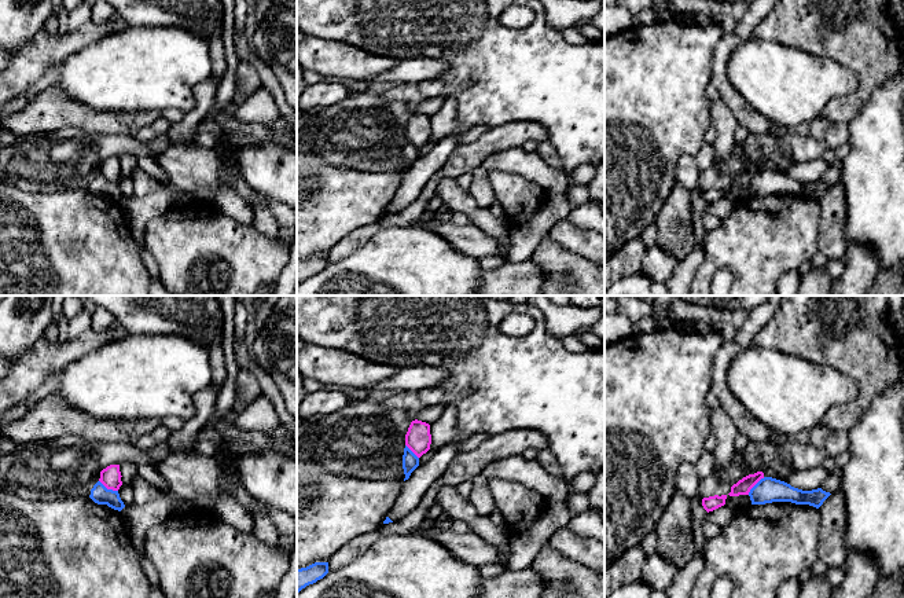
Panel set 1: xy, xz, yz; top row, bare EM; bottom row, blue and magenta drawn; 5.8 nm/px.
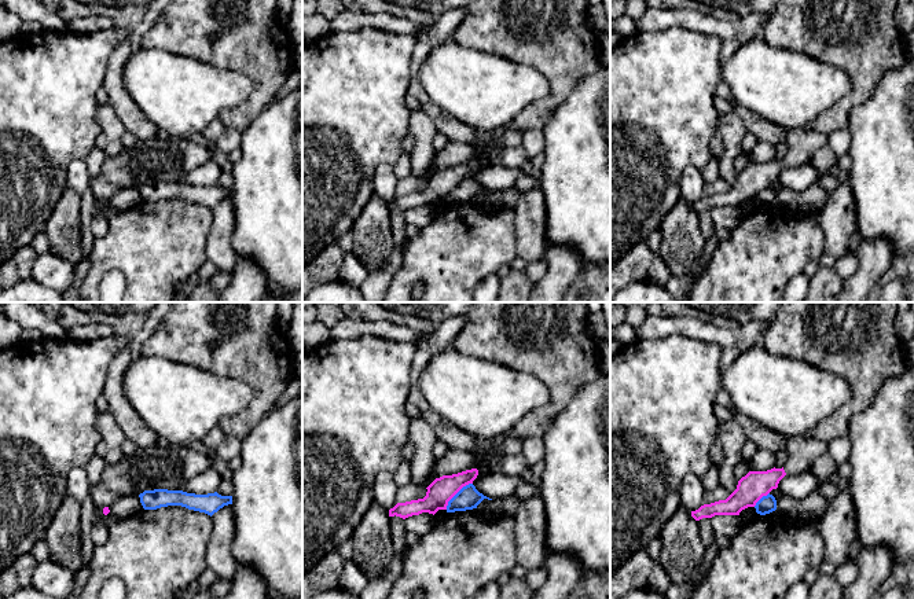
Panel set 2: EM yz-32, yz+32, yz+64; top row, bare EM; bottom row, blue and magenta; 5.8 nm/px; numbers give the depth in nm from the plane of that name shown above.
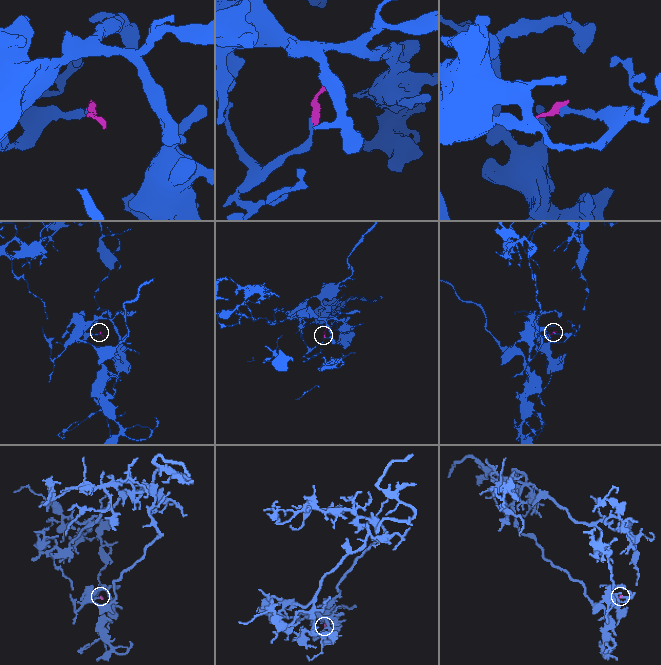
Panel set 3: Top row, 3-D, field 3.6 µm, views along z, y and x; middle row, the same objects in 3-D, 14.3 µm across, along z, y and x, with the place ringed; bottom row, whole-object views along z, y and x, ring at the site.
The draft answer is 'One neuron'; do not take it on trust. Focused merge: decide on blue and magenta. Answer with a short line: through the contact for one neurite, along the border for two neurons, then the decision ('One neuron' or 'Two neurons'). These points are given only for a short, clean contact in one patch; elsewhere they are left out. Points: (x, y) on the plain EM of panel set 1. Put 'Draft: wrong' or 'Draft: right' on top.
Draft: wrong
Line: xy (99, 172), (107, 180), (117, 183). Two neurons

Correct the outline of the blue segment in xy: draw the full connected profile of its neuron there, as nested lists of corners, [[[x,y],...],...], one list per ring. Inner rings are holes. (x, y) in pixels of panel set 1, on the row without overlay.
[[[98,173],[91,181],[89,190],[98,197],[107,197],[118,203],[125,199],[118,183],[107,181],[100,173]]]

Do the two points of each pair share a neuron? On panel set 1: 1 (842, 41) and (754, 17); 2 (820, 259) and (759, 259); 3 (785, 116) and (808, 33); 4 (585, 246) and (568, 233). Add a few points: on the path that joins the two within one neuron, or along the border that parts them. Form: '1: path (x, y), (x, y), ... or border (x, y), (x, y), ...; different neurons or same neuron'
1: border (765, 14), (752, 33); different neurons
2: border (818, 250), (809, 260); different neurons
3: border (772, 41), (834, 59); different neurons
4: path (581, 242), (572, 237); same neuron

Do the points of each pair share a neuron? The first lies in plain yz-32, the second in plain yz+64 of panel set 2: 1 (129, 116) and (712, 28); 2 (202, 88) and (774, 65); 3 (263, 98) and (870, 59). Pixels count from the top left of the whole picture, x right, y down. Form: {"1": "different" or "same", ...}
{"1": "same", "2": "same", "3": "same"}

